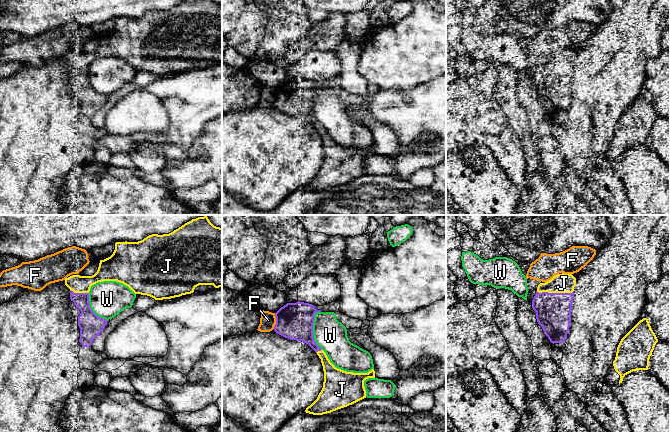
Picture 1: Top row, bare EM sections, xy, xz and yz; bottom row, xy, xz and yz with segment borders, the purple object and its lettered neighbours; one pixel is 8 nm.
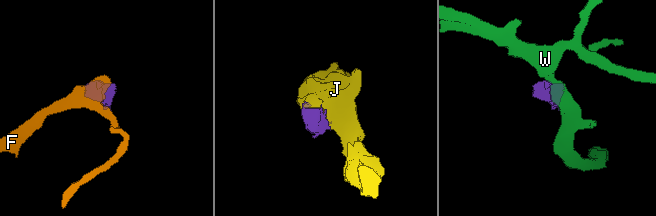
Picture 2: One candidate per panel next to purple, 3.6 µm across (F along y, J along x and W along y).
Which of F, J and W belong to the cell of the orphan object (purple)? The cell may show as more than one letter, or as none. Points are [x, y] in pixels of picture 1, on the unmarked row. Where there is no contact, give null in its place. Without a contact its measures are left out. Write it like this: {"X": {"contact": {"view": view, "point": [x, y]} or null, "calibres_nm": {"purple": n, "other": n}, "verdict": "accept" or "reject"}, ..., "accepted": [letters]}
{"F": {"contact": {"view": "xz", "point": [276, 97]}, "calibres_nm": {"purple": 300, "other": 130}, "verdict": "reject"}, "J": {"contact": {"view": "yz", "point": [554, 69]}, "calibres_nm": {"purple": 280, "other": 160}, "verdict": "accept"}, "W": {"contact": {"view": "xz", "point": [312, 106]}, "calibres_nm": {"purple": 300, "other": 260}, "verdict": "reject"}, "accepted": ["J"]}

